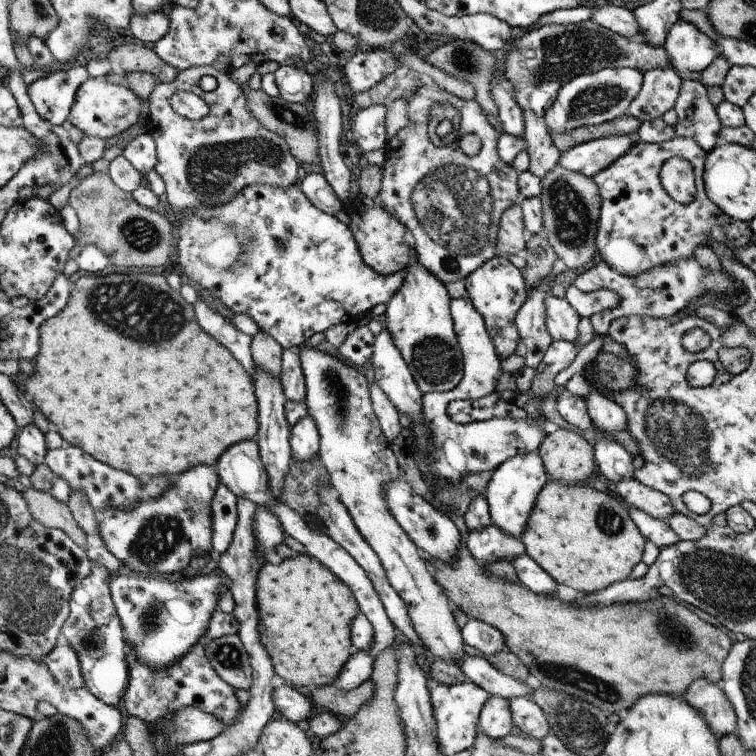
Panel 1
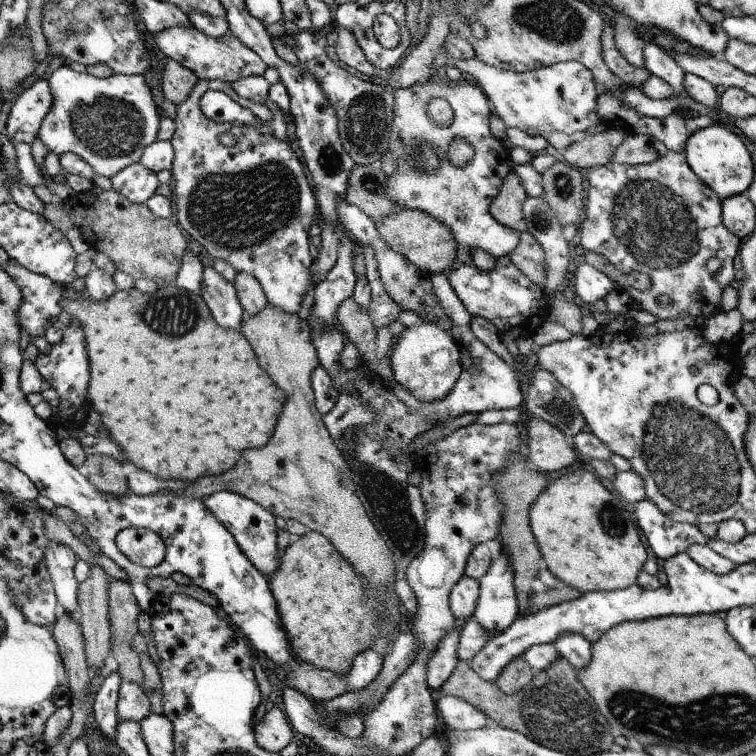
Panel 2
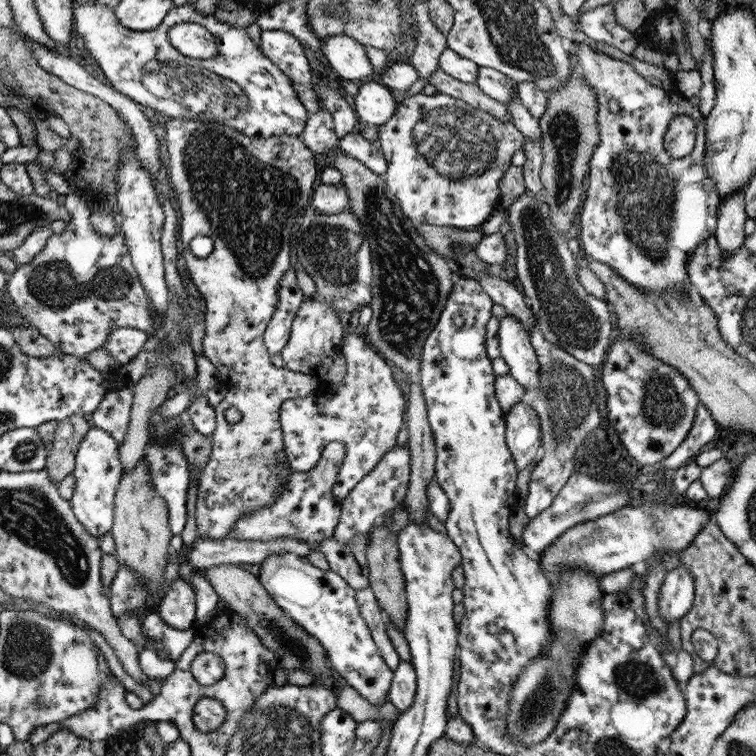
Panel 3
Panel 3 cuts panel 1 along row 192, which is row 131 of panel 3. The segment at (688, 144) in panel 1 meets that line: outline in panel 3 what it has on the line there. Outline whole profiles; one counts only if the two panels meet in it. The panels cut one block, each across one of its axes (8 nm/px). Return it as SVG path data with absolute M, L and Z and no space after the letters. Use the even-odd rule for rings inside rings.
M570 41L566 45L569 56L574 56L578 60L578 66L583 70L583 77L595 90L597 107L599 113L597 114L598 130L600 133L600 142L596 150L591 155L589 171L588 171L588 190L586 198L583 200L577 223L579 225L579 236L582 248L584 248L584 257L590 261L600 261L602 264L608 264L608 267L614 269L624 281L628 281L630 285L638 289L644 289L645 292L683 292L686 291L686 277L688 277L688 270L686 270L686 261L688 261L688 253L692 253L700 244L708 240L715 234L717 229L717 218L719 215L719 204L721 203L721 196L715 189L713 178L709 175L708 169L705 167L704 159L706 156L706 123L705 117L699 111L698 106L692 105L688 98L684 97L678 90L664 91L664 89L653 85L646 81L632 65L614 59L609 55L604 55L595 51L586 43ZM679 114L687 114L694 122L696 127L696 144L694 145L691 155L684 157L682 160L674 158L665 147L664 137L668 130L670 121Z

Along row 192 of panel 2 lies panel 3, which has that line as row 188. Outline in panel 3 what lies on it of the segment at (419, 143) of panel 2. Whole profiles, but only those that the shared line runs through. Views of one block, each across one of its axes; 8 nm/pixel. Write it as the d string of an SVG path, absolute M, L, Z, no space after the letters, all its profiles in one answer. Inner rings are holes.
M438 92L406 97L397 106L394 116L379 127L376 142L380 142L387 162L383 177L400 201L403 213L408 218L438 226L480 227L492 211L500 208L500 179L511 165L515 152L525 143L525 136L510 119L496 119L463 100Z

